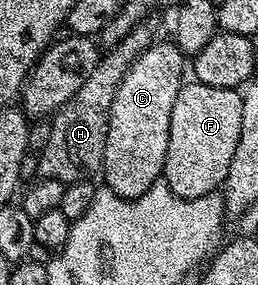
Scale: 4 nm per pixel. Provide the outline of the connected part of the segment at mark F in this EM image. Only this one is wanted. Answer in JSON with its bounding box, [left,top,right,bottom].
[162,81,242,199]

